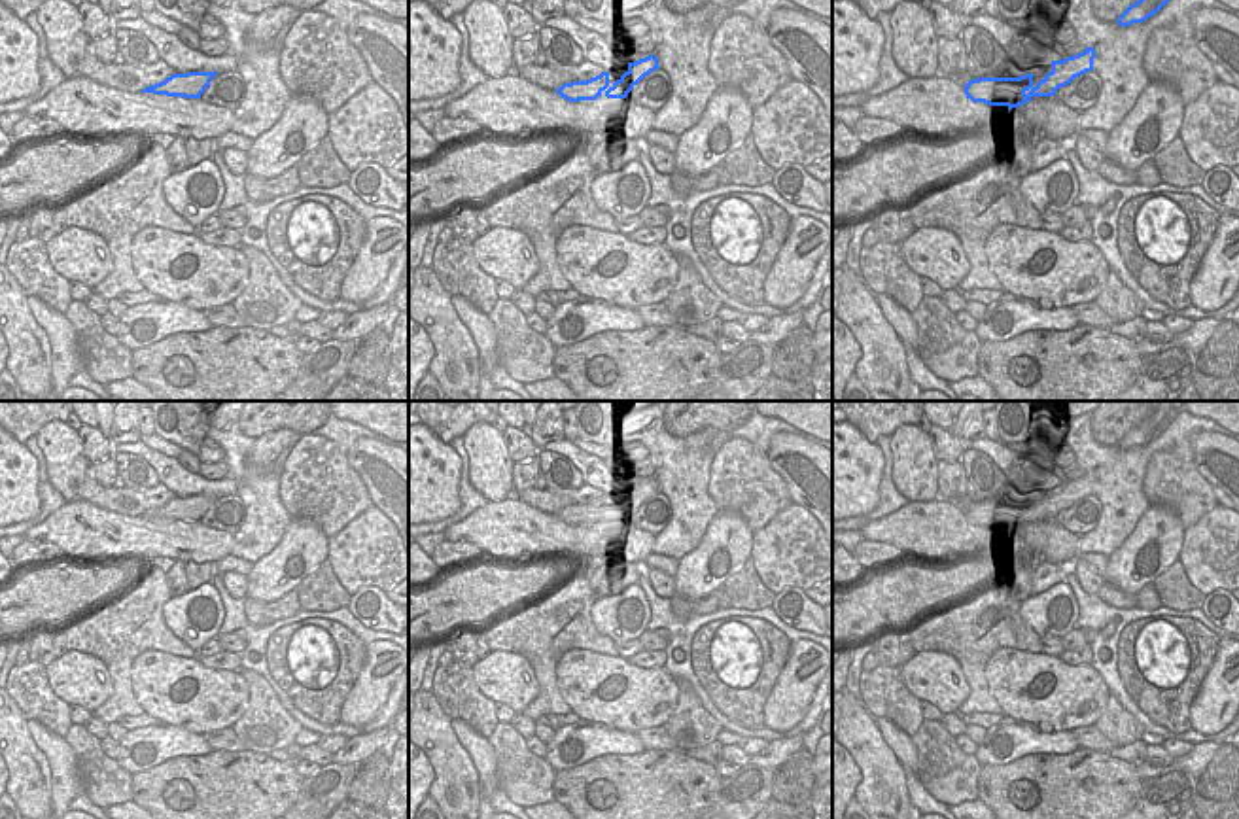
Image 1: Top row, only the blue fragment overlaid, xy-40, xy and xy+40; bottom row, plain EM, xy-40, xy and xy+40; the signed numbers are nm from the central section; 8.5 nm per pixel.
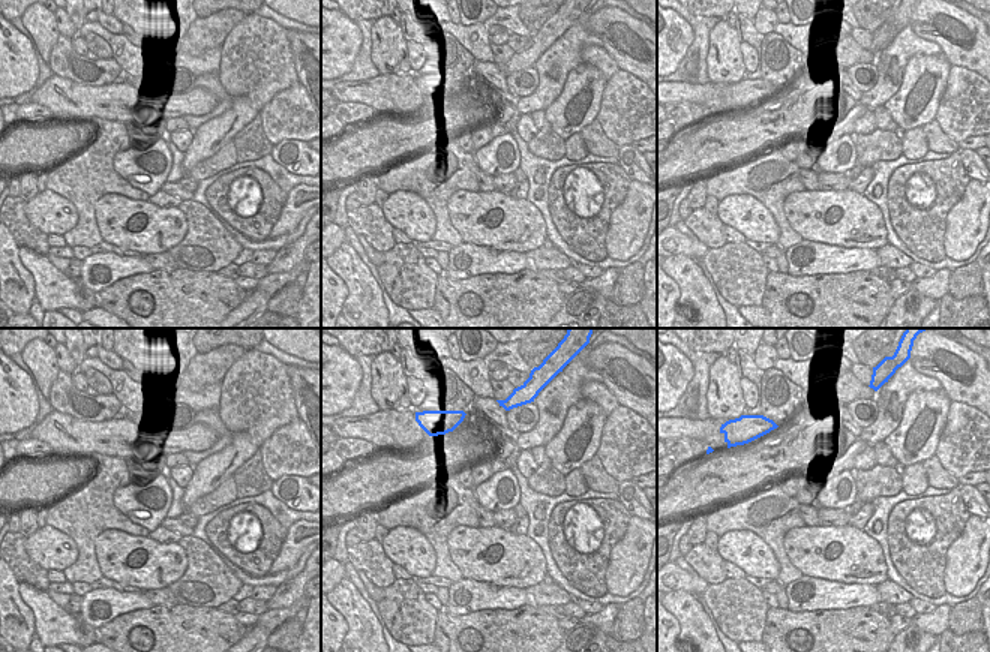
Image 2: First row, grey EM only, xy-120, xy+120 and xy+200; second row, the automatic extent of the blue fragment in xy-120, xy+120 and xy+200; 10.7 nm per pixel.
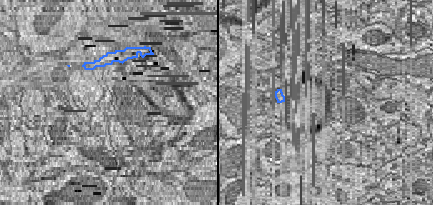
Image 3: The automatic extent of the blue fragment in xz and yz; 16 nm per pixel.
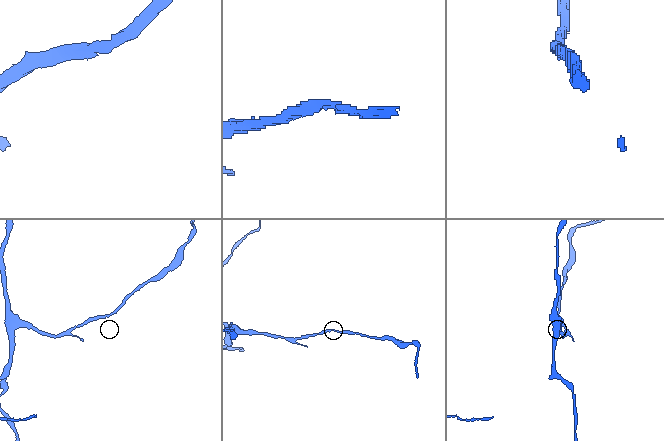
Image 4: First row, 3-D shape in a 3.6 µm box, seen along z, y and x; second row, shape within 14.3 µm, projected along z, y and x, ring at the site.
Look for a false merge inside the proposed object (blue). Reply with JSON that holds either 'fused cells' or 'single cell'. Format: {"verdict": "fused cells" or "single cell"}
{"verdict": "single cell"}

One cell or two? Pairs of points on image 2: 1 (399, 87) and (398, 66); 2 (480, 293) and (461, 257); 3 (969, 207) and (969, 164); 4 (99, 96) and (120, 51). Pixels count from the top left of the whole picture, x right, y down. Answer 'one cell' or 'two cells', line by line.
1: two cells
2: two cells
3: two cells
4: two cells

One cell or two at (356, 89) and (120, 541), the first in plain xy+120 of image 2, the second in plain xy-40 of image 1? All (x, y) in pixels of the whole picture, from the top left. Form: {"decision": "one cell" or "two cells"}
{"decision": "one cell"}

